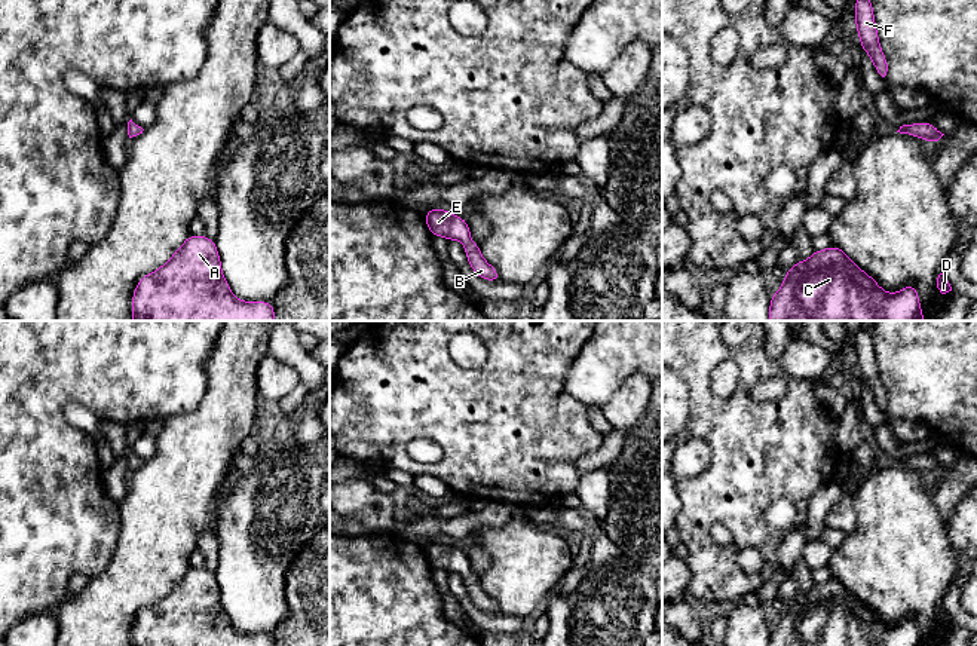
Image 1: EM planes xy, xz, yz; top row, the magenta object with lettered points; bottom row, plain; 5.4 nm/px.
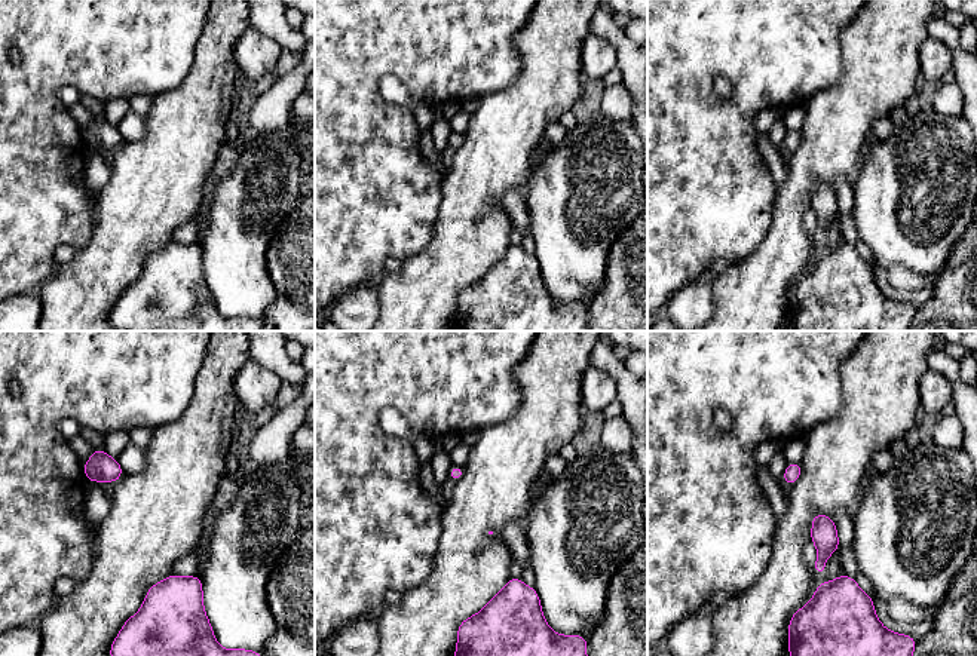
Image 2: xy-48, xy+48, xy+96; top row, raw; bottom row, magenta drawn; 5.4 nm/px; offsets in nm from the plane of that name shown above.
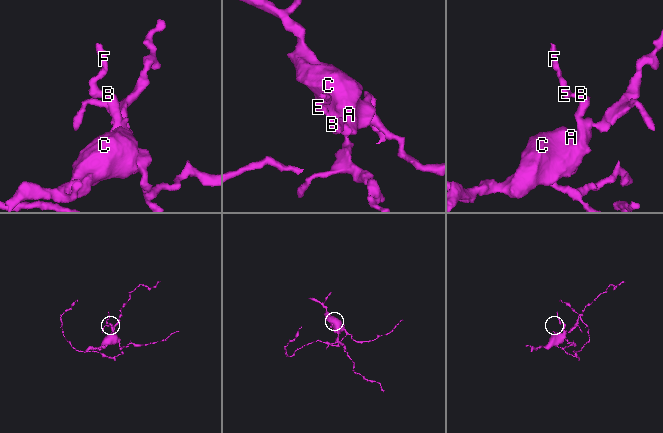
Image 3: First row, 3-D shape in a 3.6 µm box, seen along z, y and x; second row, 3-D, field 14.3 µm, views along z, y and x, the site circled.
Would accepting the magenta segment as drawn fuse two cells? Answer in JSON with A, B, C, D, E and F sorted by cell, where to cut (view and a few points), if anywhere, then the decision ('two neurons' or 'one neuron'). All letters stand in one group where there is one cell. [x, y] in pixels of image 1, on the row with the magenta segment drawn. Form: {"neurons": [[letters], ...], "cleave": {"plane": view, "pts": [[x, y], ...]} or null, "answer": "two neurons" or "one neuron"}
{"neurons": [["A", "B", "C", "D", "E", "F"]], "cleave": null, "answer": "one neuron"}

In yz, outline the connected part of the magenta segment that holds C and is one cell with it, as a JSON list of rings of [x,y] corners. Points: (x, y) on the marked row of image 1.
[[[831,245],[827,249],[814,251],[806,261],[799,260],[785,272],[781,288],[771,296],[769,321],[925,321],[925,318],[913,284],[909,284],[897,294],[889,294],[840,248]]]

